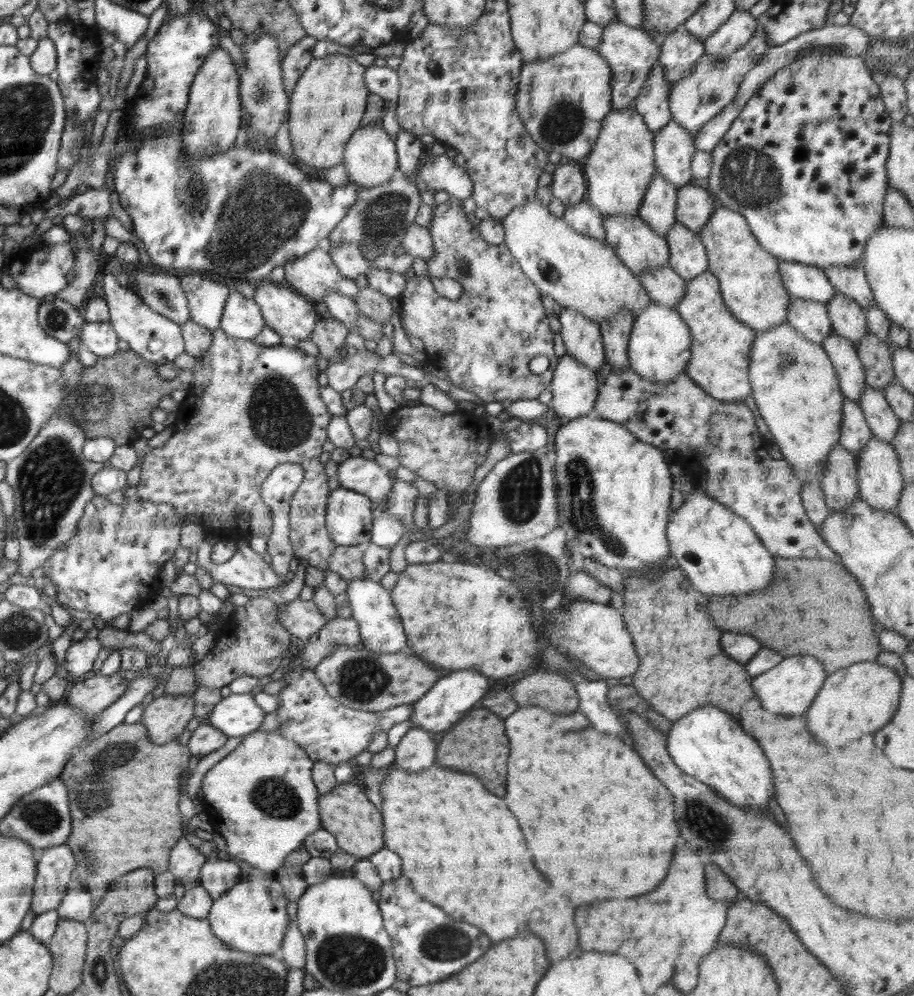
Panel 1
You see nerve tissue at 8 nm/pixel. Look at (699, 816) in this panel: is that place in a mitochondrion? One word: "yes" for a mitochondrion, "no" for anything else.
yes

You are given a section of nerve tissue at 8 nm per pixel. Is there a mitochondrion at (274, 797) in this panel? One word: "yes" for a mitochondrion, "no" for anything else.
yes

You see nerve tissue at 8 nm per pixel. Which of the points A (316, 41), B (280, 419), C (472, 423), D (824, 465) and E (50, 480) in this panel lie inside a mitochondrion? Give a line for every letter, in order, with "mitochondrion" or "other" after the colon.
A: other
B: mitochondrion
C: other
D: other
E: mitochondrion

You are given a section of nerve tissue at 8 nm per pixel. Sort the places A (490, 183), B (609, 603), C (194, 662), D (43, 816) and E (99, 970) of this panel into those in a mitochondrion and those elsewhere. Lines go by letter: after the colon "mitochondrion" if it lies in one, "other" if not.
A: other
B: other
C: other
D: mitochondrion
E: mitochondrion

